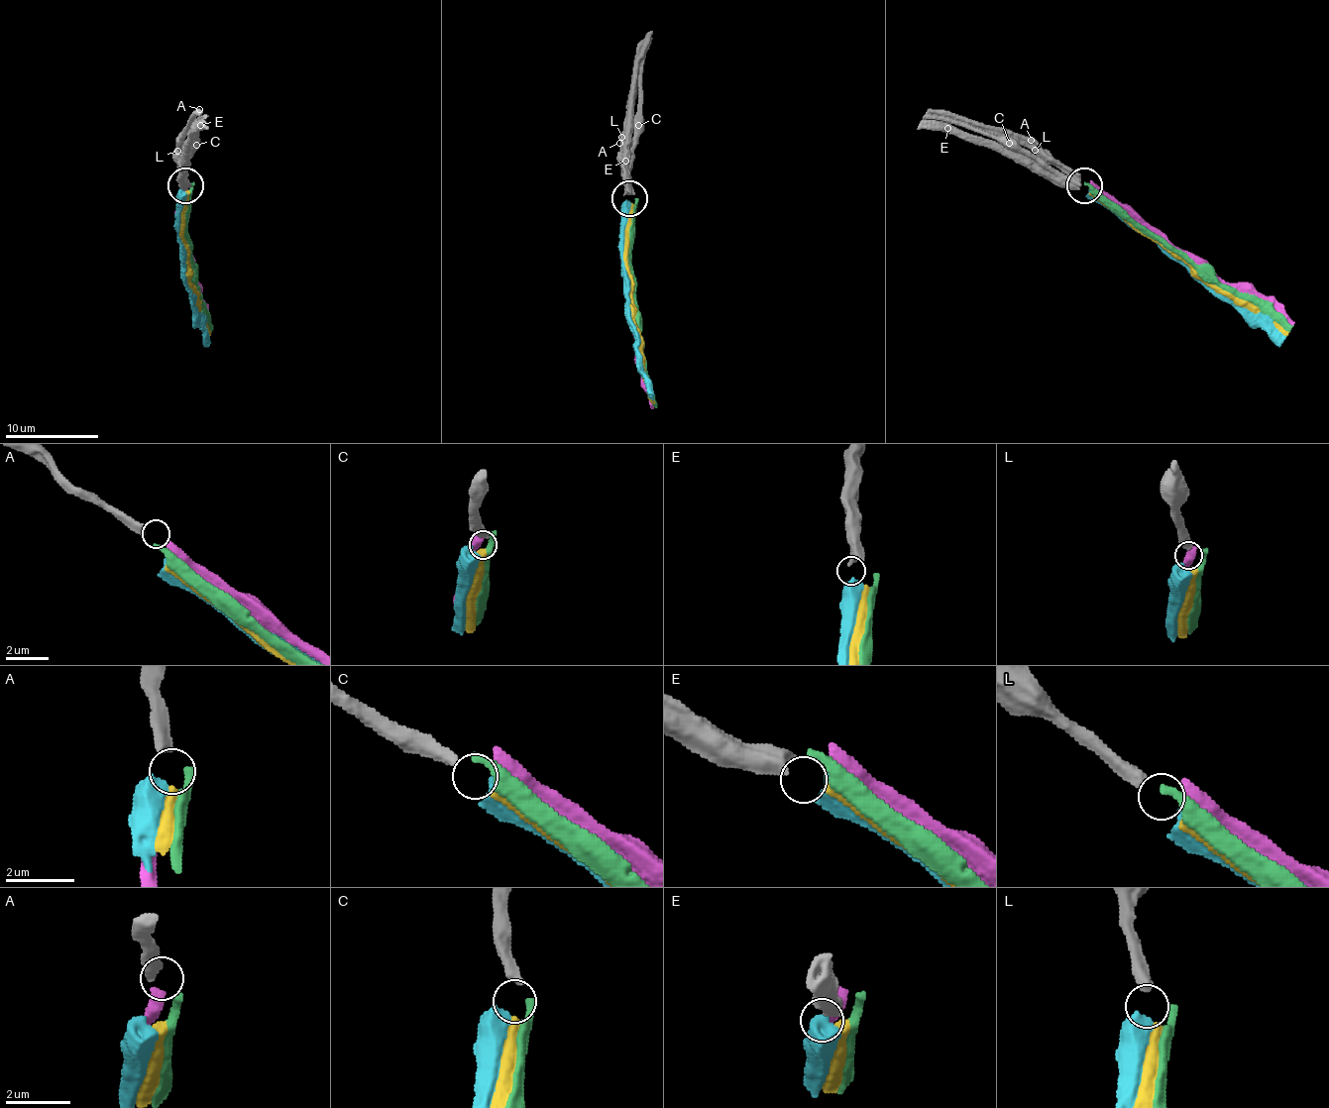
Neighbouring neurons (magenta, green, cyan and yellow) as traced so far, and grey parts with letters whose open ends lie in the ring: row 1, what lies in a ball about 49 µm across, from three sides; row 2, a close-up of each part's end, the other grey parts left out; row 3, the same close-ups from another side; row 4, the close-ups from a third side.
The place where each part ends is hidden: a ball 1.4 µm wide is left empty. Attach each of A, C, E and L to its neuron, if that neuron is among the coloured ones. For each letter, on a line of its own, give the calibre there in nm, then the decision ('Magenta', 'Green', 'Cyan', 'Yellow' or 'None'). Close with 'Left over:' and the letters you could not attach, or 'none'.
A: Thickness 400 nm. Magenta
C: Thickness 340 nm. Yellow
E: Thickness 550 nm. Cyan
L: Thickness 400 nm. None
Left over: L

